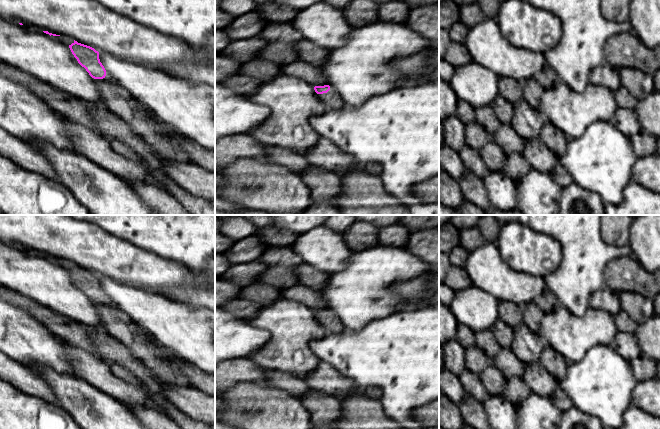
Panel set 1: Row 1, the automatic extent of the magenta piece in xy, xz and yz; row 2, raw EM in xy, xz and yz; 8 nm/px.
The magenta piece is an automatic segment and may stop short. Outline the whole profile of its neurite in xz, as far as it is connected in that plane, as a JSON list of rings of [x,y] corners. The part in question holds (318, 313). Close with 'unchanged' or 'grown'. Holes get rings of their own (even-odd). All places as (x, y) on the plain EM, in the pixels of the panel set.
[[[329,309],[315,310],[314,314],[327,335],[340,334],[347,331],[340,318]]]; grown

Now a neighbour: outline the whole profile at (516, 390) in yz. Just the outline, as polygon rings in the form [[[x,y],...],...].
[[[512,377],[504,382],[503,396],[515,407],[525,400],[532,392],[523,378]]]

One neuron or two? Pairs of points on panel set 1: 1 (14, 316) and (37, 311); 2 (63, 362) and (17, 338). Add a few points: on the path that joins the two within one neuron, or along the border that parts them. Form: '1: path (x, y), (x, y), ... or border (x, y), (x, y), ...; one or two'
1: border (10, 302), (27, 309), (48, 328); two
2: path (52, 354), (28, 342); one

